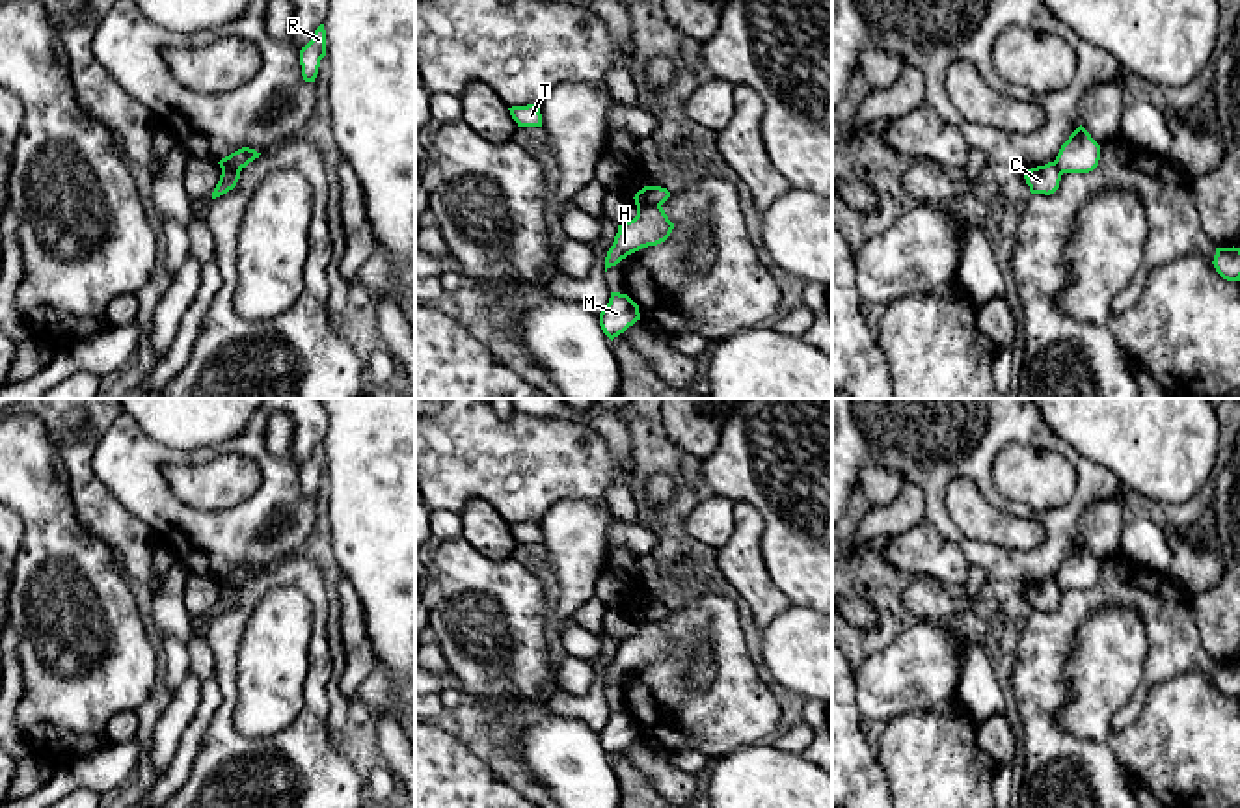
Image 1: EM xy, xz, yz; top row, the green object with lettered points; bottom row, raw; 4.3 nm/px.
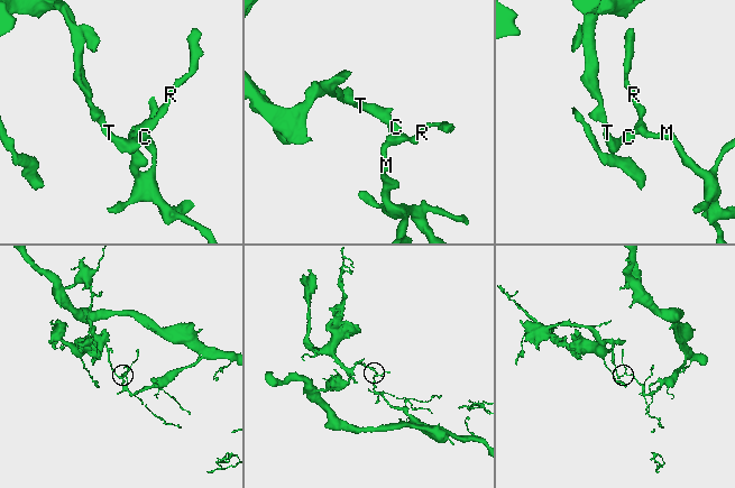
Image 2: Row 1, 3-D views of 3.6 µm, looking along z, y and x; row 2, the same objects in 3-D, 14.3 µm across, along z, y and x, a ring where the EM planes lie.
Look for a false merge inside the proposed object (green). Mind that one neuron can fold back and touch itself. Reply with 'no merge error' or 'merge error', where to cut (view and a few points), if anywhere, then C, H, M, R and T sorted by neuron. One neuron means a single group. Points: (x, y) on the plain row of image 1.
merge error; cut xz (660, 620), (637, 624); groups C T / H M R

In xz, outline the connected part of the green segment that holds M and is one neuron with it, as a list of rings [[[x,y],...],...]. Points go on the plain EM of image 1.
[[[611,709],[607,724],[600,730],[603,750],[613,758],[637,737],[640,737],[639,722],[627,711]]]

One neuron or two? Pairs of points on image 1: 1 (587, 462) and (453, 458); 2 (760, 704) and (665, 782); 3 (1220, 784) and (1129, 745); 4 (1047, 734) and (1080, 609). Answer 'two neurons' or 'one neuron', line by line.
1: one neuron
2: two neurons
3: one neuron
4: one neuron

